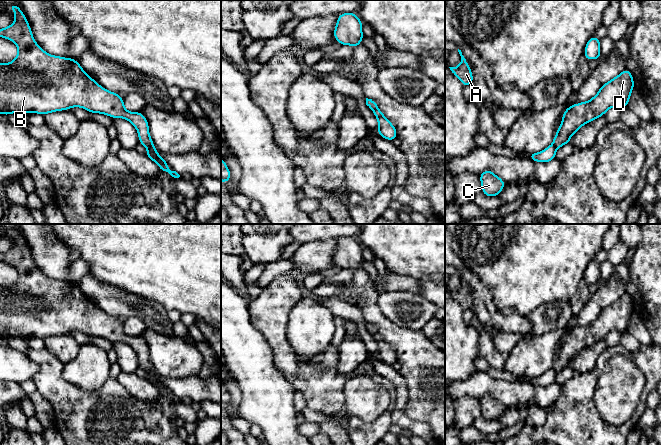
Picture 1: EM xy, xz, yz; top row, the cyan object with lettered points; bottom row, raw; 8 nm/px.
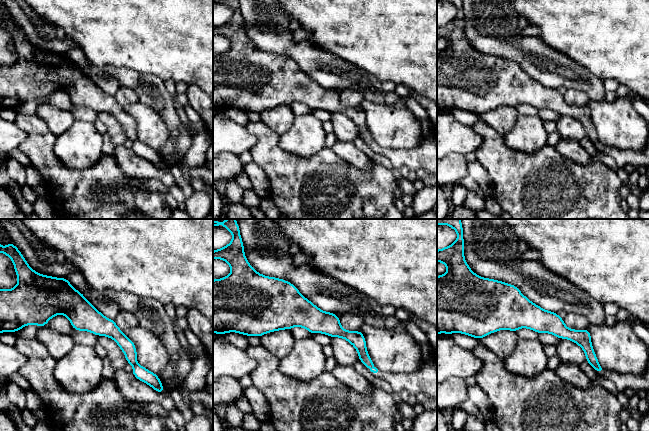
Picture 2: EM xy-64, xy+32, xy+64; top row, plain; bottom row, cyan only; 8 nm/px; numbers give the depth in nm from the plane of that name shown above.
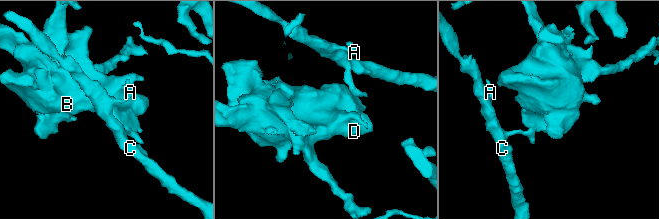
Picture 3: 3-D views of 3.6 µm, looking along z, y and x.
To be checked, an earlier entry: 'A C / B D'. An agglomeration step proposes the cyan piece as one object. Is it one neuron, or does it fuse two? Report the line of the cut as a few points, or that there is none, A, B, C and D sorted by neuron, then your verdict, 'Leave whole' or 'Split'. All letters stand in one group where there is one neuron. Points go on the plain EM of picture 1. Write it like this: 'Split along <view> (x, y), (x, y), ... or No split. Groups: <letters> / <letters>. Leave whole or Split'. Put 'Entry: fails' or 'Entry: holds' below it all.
Split along xy (147, 370), (154, 372). Groups: A C / B D. Split
Entry: holds

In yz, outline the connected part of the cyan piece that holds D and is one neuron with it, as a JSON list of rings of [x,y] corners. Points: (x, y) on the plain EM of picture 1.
[[[626,292],[609,306],[603,308],[598,317],[589,325],[567,331],[552,369],[558,373],[569,368],[570,361],[583,349],[602,341],[608,333],[626,332],[634,310],[632,297]]]

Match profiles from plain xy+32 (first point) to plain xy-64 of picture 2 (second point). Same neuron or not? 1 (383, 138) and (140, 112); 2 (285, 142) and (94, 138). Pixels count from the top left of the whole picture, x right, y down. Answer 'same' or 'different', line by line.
1: same
2: same

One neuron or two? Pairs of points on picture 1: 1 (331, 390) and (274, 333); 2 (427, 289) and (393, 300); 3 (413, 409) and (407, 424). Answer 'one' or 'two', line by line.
1: one
2: two
3: two

